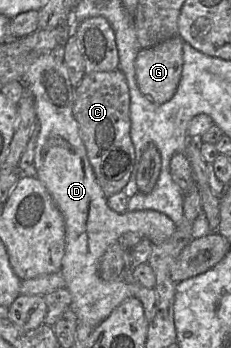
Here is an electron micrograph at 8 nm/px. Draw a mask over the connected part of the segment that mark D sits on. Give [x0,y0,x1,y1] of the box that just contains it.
[22,46,176,328]

